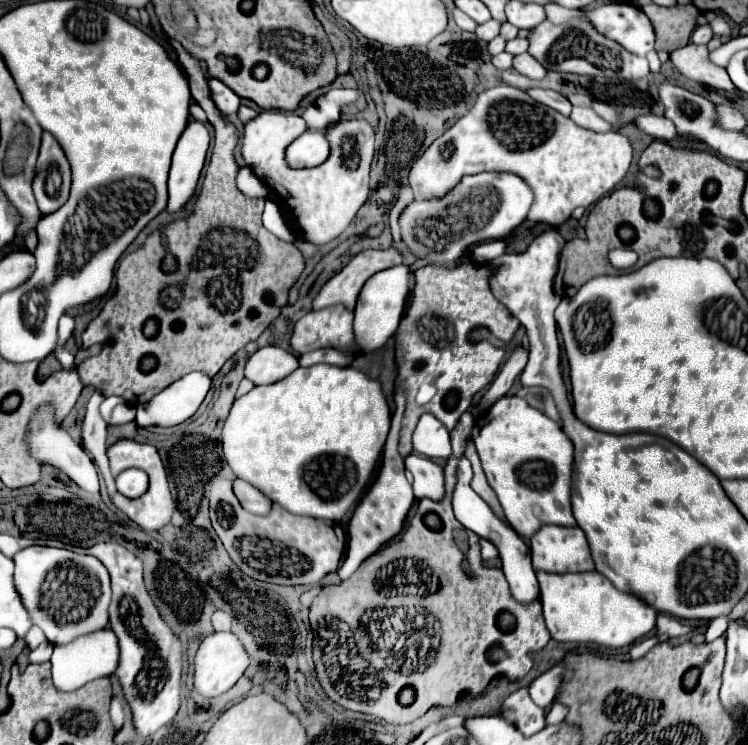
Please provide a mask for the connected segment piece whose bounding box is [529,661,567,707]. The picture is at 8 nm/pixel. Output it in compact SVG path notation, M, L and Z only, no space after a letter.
M561 661L531 681L529 695L539 707L549 707L553 703L559 687L561 687L565 671L567 671L567 665L565 665L565 661Z

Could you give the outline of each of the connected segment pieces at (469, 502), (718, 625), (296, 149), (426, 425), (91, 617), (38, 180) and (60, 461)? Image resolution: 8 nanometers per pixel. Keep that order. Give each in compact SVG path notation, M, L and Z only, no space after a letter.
M459 459L459 469L457 469L457 487L453 493L453 511L459 523L463 523L463 527L471 529L480 538L486 538L499 549L499 557L503 561L503 573L511 585L511 593L517 601L521 603L531 603L539 597L539 583L532 567L531 554L529 547L523 543L523 539L515 533L513 527L499 519L493 509L471 489L471 463L467 459Z
M718 617L709 621L709 627L707 627L707 643L709 641L715 641L715 639L721 637L725 631L727 631L727 625L729 625L729 619L727 617Z
M305 131L287 147L287 163L291 167L317 167L329 157L329 141L325 131Z
M425 413L419 419L413 441L415 441L415 451L423 453L425 457L431 457L431 459L449 459L451 457L449 431L431 413Z
M27 547L15 557L15 587L35 625L41 625L49 643L65 645L79 635L103 629L109 623L109 573L93 555L79 555L57 547Z
M43 133L41 153L37 159L37 173L33 179L33 193L37 207L43 215L57 211L69 197L71 167L69 161L51 133Z
M43 405L37 415L33 417L31 421L31 427L29 427L29 451L31 455L39 461L39 463L49 463L57 469L61 469L65 475L69 475L81 489L89 491L89 493L97 493L99 491L99 473L97 473L97 467L95 463L91 461L91 457L83 451L81 445L77 445L71 435L61 429L61 425L57 425L53 421L53 413L49 413L51 407L49 405Z

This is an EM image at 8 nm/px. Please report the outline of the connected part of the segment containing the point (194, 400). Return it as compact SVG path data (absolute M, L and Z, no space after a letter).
M187 373L165 387L159 395L136 406L135 422L139 427L173 427L195 415L211 389L211 377L205 373Z

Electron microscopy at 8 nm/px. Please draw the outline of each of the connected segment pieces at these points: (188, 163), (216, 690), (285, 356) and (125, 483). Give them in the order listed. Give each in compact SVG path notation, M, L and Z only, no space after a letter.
M189 121L183 131L169 171L169 201L167 213L177 213L193 197L205 155L209 149L209 131L199 121Z
M213 633L203 639L195 655L195 689L205 697L219 697L229 691L249 667L249 655L233 633Z
M269 345L261 347L245 365L245 377L251 379L255 385L271 385L281 381L283 377L291 375L299 367L299 361L293 353Z
M127 469L117 475L117 491L125 497L141 497L149 487L149 477L141 469Z

